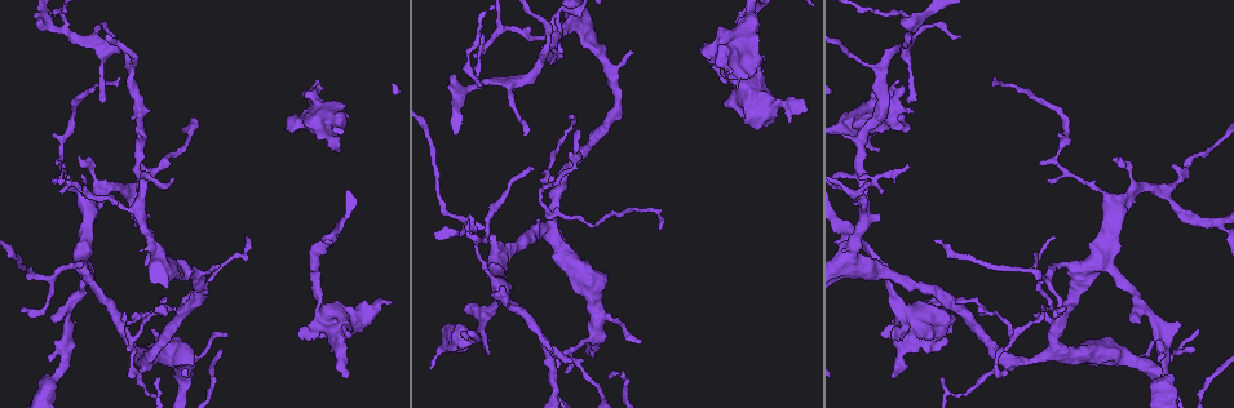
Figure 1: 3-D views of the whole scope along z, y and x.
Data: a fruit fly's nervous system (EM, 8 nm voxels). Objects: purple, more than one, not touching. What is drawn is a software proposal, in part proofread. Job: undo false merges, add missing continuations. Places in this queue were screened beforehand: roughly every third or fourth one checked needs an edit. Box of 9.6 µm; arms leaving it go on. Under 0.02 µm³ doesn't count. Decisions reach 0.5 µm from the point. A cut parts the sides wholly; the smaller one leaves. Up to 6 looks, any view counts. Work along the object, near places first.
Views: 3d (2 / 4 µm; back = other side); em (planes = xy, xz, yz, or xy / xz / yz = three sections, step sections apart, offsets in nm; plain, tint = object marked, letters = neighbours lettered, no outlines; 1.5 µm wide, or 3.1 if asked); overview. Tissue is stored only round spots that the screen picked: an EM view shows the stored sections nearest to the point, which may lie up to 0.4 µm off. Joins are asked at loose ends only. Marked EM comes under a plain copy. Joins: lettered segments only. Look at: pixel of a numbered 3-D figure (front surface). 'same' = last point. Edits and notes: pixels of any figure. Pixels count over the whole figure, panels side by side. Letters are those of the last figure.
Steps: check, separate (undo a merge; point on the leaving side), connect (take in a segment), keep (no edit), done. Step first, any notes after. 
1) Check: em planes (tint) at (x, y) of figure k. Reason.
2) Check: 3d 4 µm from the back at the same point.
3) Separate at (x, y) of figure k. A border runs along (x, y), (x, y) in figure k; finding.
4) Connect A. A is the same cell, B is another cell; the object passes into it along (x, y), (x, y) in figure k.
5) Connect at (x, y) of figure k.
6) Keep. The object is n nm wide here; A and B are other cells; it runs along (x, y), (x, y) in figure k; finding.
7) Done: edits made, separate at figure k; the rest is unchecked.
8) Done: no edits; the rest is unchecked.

Check: em planes (letters) at (1101, 262) of figure 1. Looks like a crossing.

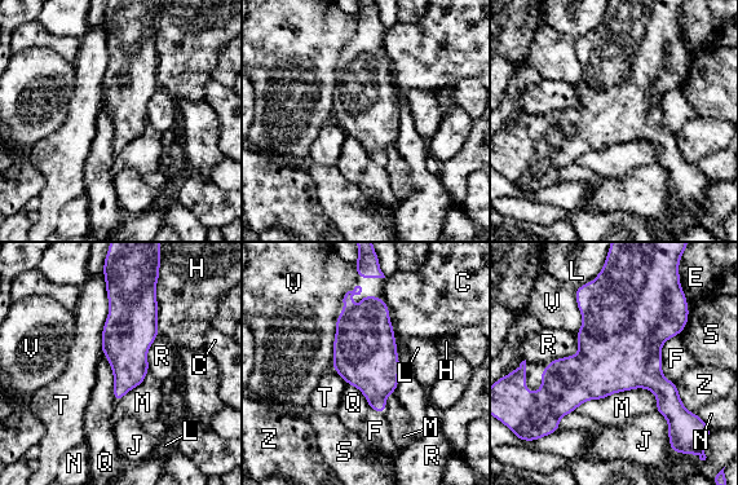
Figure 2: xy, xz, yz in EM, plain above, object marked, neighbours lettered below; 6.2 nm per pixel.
Keep. C, E, F, H, J, L, M, N, Q, R, S, T, V and Z are other cells; a border runs along (102, 353), (113, 374), (115, 401) in figure 2; all the same neuron.

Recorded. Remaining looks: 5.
Check: em planes (letters) at (994, 78) of figure 1. An open end.

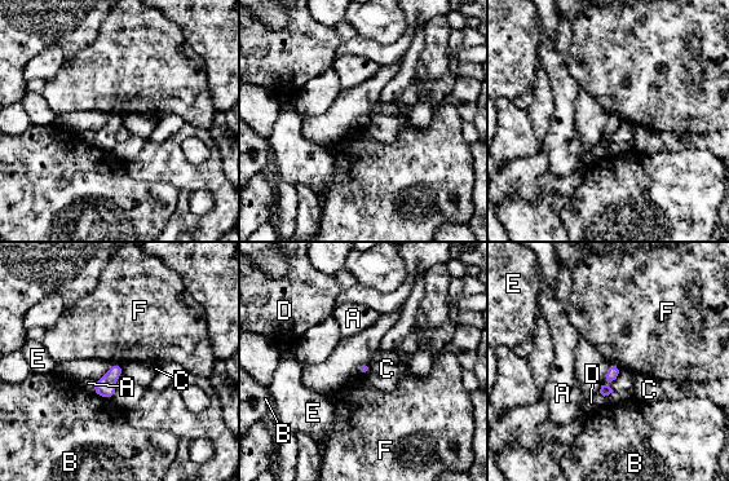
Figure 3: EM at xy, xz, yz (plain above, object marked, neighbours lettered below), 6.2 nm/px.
Keep. A, B, C, D, E and F are other cells; none of them fits.

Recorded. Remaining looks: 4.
Check: em planes (letters) at (53, 179) of figure 1.

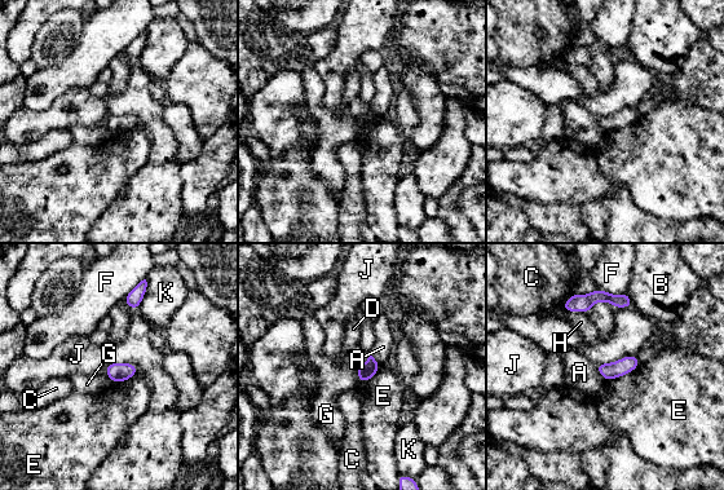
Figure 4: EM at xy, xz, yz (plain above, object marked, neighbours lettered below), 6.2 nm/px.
Keep. The object is 110 nm wide here; the longest contact is with E, 240 nm; A, B, C, D, E, F, G, H, J and K are other cells; none of them fits.

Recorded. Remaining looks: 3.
Done: no edits; the rest is unchecked.

